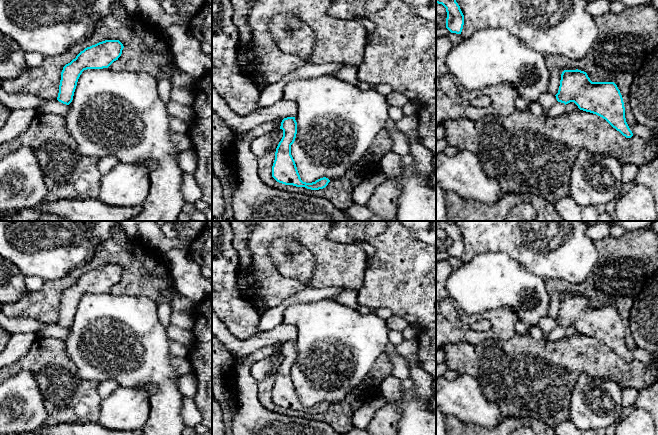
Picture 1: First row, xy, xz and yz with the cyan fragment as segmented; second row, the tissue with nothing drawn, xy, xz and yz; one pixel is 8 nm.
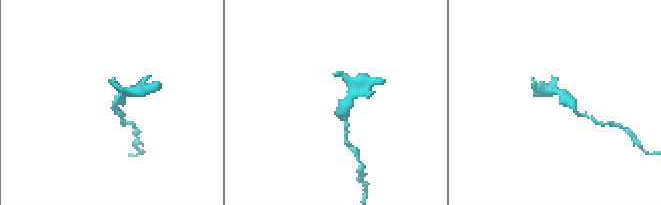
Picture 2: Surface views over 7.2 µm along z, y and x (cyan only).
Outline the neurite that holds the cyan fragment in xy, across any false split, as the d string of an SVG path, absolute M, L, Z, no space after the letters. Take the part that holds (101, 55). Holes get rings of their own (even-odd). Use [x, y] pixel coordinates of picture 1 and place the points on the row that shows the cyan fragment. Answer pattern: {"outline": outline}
{"outline": "M105 40L81 51L75 59L63 67L57 100L69 105L82 72L87 69L108 68L118 60L123 48L119 40Z"}

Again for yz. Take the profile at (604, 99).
{"outline": "M564 70L561 74L558 93L555 96L558 102L565 105L574 102L580 110L602 117L626 138L633 136L626 122L622 95L614 82L592 82L584 71Z"}

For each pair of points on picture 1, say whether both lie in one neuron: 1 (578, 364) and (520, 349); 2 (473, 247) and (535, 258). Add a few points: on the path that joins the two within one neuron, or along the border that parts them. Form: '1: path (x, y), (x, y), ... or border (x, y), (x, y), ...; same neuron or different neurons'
1: path (564, 362), (551, 362), (545, 357), (534, 354); same neuron
2: path (488, 243), (520, 244); same neuron

